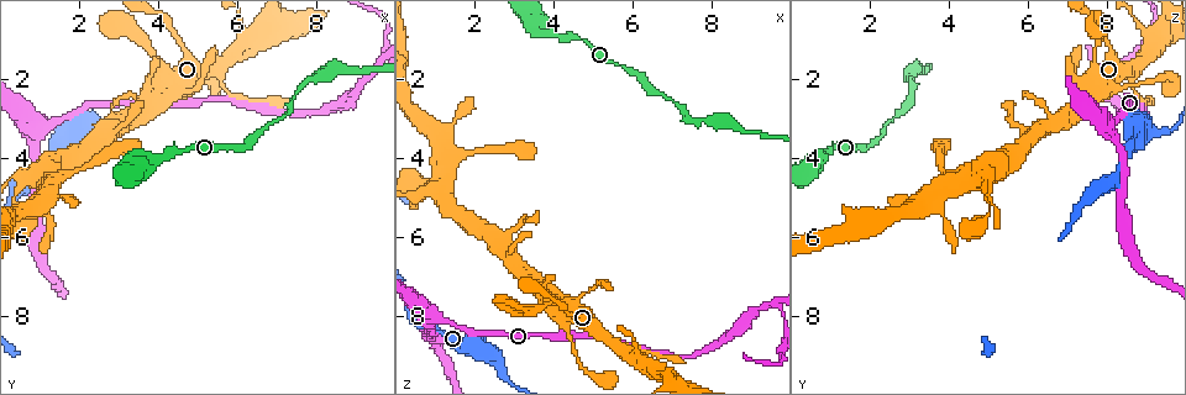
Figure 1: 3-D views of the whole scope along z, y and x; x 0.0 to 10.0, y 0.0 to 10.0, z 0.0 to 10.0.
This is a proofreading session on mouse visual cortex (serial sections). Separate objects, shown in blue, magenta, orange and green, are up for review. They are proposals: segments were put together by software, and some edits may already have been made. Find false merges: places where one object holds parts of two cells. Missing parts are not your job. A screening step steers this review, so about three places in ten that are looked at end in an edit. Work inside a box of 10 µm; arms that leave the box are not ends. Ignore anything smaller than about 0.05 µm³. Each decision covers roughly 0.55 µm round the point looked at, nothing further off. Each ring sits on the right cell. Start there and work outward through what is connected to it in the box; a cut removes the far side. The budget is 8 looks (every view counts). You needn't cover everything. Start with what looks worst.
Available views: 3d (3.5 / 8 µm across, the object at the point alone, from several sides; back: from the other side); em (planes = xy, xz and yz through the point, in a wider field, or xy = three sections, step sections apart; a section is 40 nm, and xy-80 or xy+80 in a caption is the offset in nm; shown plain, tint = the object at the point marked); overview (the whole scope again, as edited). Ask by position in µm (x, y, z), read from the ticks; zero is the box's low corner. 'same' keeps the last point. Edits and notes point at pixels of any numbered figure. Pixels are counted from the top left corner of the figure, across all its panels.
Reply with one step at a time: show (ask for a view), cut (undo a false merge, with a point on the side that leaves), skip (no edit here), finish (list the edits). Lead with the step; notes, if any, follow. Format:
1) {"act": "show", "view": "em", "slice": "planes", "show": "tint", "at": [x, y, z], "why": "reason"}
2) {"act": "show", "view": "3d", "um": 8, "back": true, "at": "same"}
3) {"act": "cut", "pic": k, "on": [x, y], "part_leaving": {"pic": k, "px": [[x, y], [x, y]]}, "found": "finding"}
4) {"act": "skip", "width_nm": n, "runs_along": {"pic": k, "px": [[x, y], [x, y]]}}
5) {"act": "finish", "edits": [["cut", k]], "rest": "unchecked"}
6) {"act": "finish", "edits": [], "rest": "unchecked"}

{"act": "show", "view": "3d", "um": 8, "at": [9.35, 2.00, 7.70], "why": "sudden change in width"}

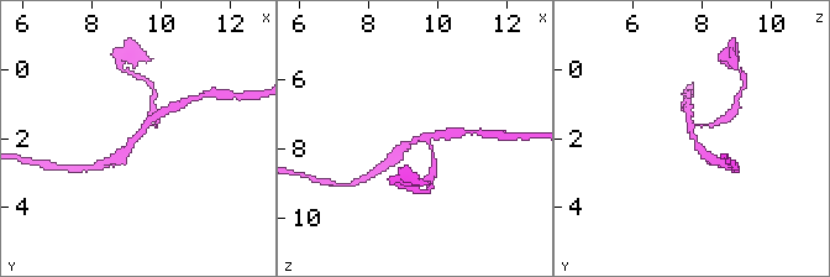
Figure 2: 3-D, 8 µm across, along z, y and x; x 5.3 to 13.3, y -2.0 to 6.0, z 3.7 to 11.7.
{"act": "show", "view": "3d", "um": 3.5, "at": "same"}

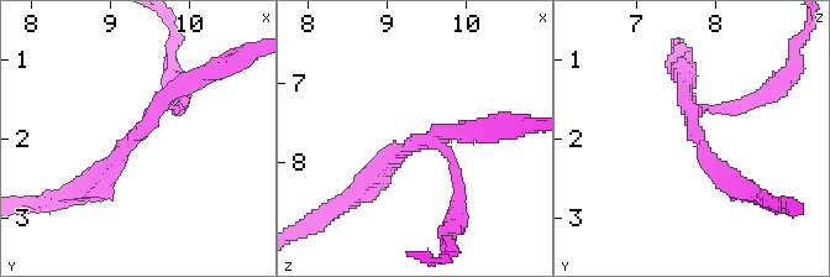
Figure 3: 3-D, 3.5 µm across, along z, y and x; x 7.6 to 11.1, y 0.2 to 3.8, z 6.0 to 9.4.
{"act": "cut", "pic": 3, "on": [736, 110], "arms": 3, "arm_widths_nm": [100, 200, 250], "part_leaving": {"pic": 3, "px": [[698, 106], [761, 99], [796, 62]]}, "found": "a second cell is stuck on"}

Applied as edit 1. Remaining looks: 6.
{"act": "show", "view": "3d", "um": 3.5, "at": [3.90, 2.35, 7.60], "why": "two arms in line, one across"}

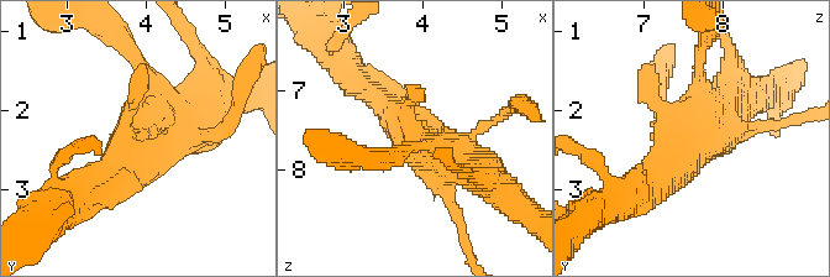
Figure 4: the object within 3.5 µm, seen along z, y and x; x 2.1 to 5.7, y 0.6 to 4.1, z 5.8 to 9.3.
{"act": "show", "view": "em", "slice": "xy", "step": 5, "show": "tint", "at": [3.90, 2.35, 7.55]}

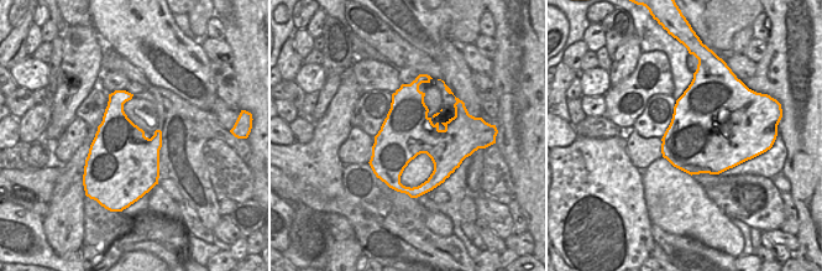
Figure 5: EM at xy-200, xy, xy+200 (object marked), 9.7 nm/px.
{"act": "skip", "runs_along": {"pic": 4, "px": [[199, 110], [138, 132], [89, 193]]}, "found": "continuous, no second cell"}

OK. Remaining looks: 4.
{"act": "show", "view": "3d", "um": 8, "back": true, "at": [1.10, 3.15, 8.15], "why": "abrupt turn"}

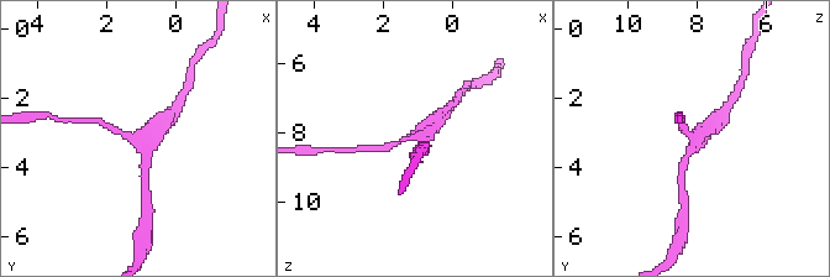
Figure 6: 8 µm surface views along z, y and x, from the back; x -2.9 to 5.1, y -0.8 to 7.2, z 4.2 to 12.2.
{"act": "show", "view": "em", "slice": "xy", "step": 3, "show": "tint", "at": "same", "why": "shape alone is not enough"}

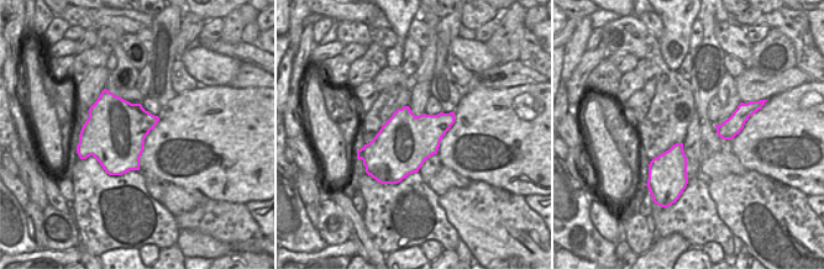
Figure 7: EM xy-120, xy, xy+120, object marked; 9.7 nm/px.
{"act": "skip", "arm_widths_nm": [200, 200, 450], "found": "one cell here"}

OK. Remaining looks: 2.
{"act": "finish", "edits": [["cut", 3]], "rest": "unchecked"}

